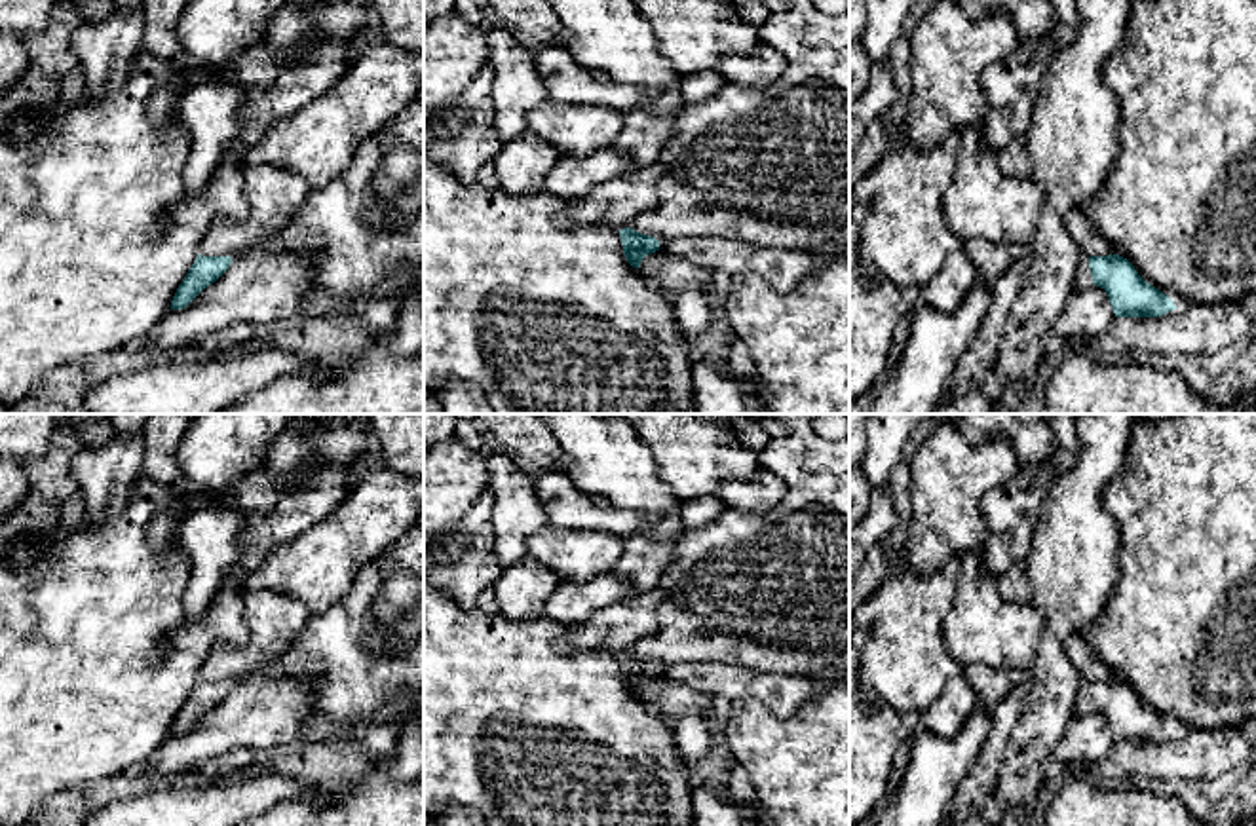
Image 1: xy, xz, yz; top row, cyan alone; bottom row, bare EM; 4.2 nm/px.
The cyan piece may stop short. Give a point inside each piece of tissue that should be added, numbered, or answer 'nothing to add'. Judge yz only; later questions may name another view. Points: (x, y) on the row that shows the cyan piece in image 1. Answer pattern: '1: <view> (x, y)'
1: yz (1084, 280)

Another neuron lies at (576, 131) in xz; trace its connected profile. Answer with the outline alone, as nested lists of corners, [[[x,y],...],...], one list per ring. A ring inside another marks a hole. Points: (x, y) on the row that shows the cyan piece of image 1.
[[[543,101],[526,116],[528,131],[557,148],[561,158],[587,158],[610,148],[625,118],[614,108],[561,106]]]

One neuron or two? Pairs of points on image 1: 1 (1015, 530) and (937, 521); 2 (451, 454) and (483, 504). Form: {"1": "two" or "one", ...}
{"1": "two", "2": "two"}

